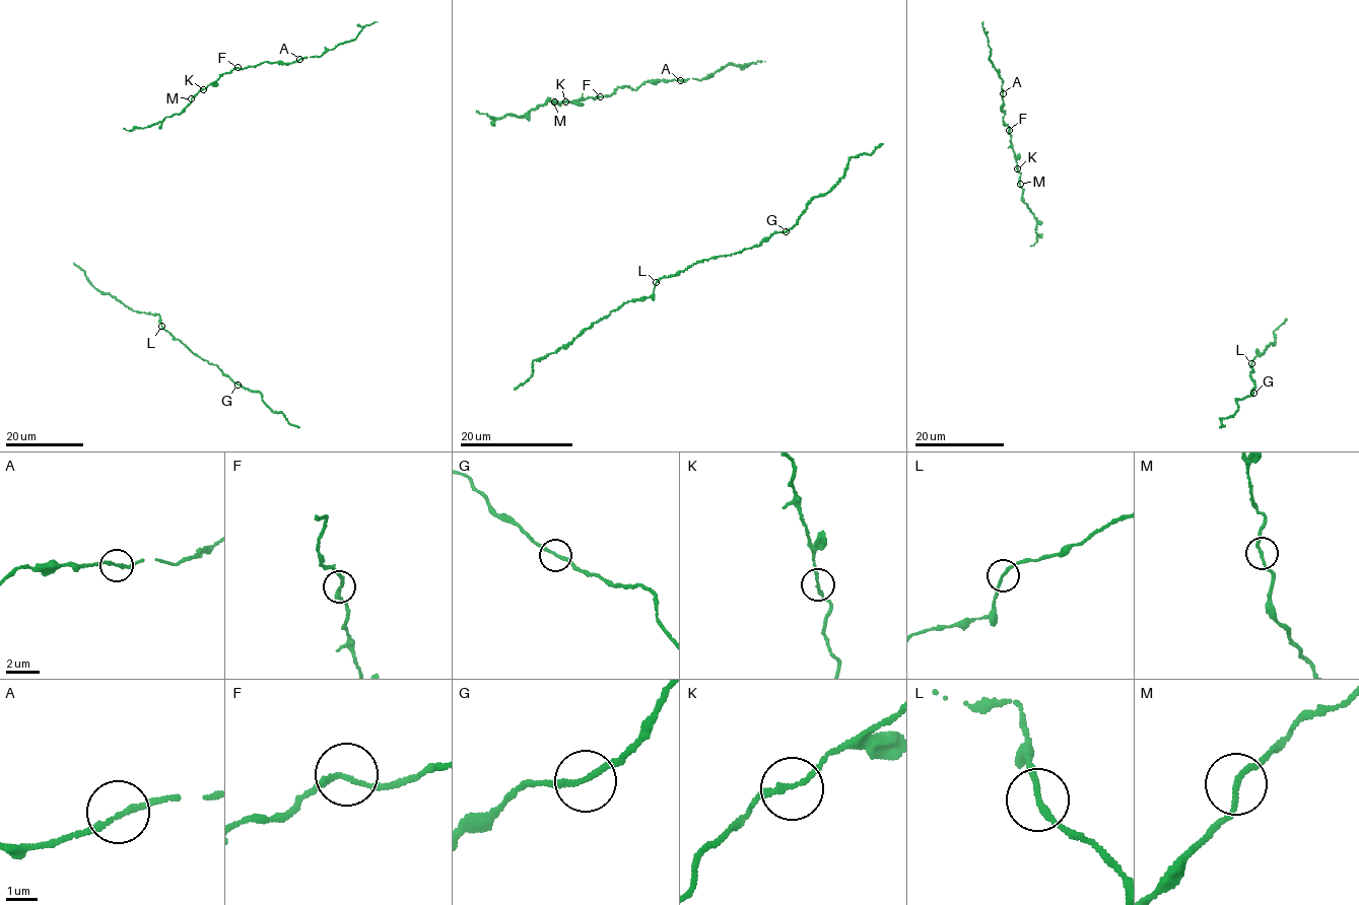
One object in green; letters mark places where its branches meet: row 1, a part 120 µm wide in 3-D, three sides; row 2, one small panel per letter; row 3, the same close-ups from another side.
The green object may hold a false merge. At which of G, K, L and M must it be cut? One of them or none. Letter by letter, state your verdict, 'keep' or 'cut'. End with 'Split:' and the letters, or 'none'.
G: keep
K: keep
L: keep
M: keep
Split: none

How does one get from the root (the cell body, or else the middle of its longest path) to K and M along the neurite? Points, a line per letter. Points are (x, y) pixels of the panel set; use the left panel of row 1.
K: (134, 130), (151, 126), (180, 113), (203, 89)
M: (134, 130), (151, 126), (180, 113), (191, 98)

